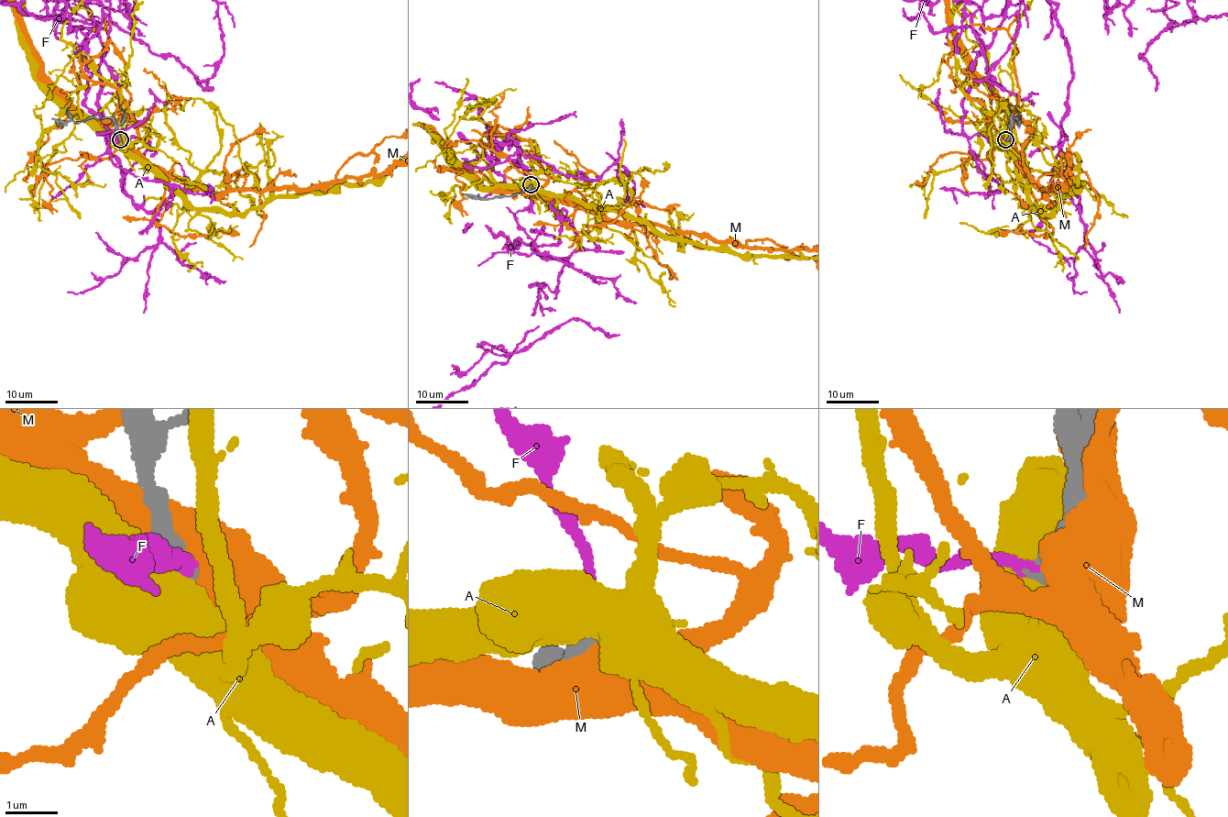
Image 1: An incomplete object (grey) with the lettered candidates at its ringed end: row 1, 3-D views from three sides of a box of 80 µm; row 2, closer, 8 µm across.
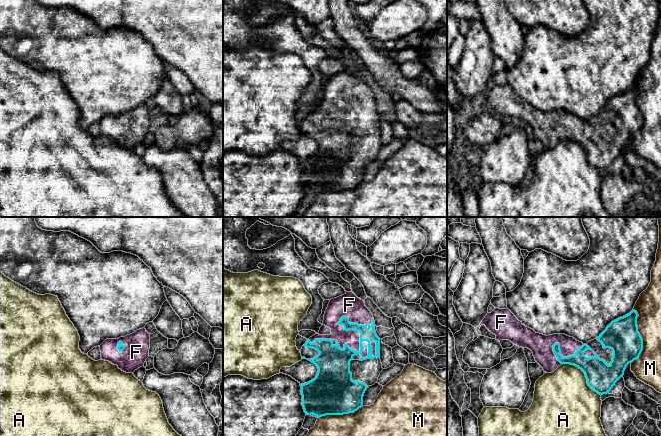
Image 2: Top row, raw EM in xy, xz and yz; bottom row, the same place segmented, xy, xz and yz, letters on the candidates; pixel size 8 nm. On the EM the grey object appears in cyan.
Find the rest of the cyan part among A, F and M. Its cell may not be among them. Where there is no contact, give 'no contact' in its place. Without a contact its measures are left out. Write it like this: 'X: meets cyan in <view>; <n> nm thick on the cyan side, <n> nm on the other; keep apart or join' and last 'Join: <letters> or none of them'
A: meets cyan in yz; 240 nm thick on the cyan side, 420 nm on the other; keep apart
F: meets cyan in xz; 260 nm thick on the cyan side, 130 nm on the other; join
M: meets cyan in yz; 280 nm thick on the cyan side, 200 nm on the other; keep apart
Join: F

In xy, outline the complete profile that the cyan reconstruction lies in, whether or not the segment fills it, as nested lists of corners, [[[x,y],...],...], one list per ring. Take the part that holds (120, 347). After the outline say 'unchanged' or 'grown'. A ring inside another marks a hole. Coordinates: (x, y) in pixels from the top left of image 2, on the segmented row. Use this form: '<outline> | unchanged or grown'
[[[142,328],[125,337],[106,339],[99,347],[102,360],[117,365],[126,373],[133,373],[149,357],[150,334]]] | grown

